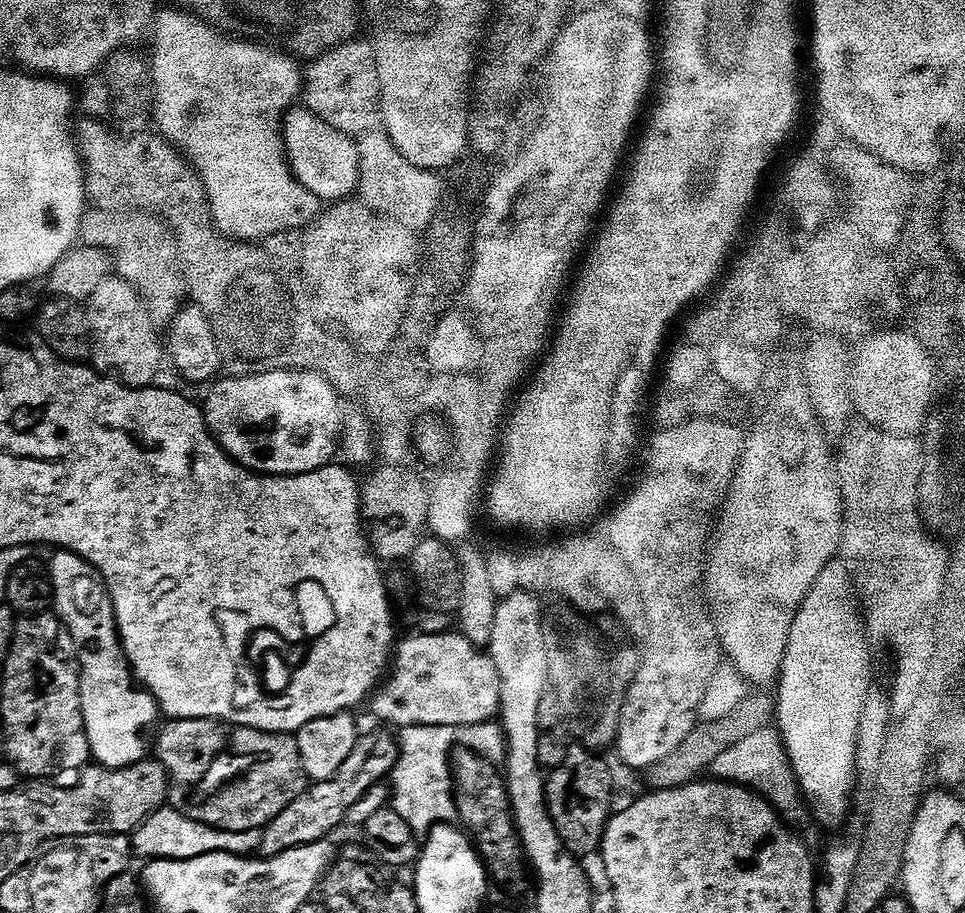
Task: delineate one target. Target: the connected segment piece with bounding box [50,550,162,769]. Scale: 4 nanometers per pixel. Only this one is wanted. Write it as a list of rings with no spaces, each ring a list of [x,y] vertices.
[[[57,551],[50,563],[54,612],[66,626],[70,638],[74,638],[76,659],[80,661],[80,697],[82,714],[86,722],[86,734],[92,751],[91,759],[97,765],[106,768],[129,768],[139,764],[150,752],[150,744],[144,741],[148,728],[157,727],[156,719],[161,719],[160,705],[150,693],[134,683],[132,667],[124,657],[124,647],[120,644],[120,635],[116,629],[116,615],[108,587],[81,556],[73,552]]]

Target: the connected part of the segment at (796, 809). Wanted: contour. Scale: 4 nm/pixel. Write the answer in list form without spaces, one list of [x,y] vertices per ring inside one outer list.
[[[779,727],[763,728],[758,730],[758,734],[745,738],[743,742],[737,742],[734,747],[724,751],[712,763],[710,772],[711,775],[716,775],[713,777],[717,781],[738,784],[741,788],[759,794],[789,828],[801,830],[800,828],[810,824],[808,806],[800,794],[800,787],[796,781],[784,739],[780,737]]]

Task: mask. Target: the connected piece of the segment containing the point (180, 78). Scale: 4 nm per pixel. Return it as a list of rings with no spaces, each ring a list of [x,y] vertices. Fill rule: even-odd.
[[[188,10],[180,12],[161,11],[154,20],[154,36],[156,32],[156,57],[151,57],[152,82],[156,86],[156,114],[154,124],[159,135],[163,136],[169,144],[175,146],[182,153],[185,160],[195,168],[200,180],[204,184],[204,189],[208,195],[208,206],[212,210],[212,223],[216,226],[216,231],[227,236],[229,240],[239,240],[241,242],[264,242],[270,236],[291,233],[291,228],[303,230],[320,215],[322,211],[322,201],[310,194],[306,186],[297,182],[292,175],[292,167],[288,164],[288,157],[284,154],[284,118],[290,109],[301,99],[305,73],[301,65],[293,57],[263,44],[254,44],[251,40],[241,40],[233,38],[225,33],[217,32],[210,24],[205,24],[199,16]]]

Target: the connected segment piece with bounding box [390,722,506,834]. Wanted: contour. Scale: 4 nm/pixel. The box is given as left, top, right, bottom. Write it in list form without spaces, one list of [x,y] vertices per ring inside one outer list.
[[[496,722],[468,727],[415,725],[399,733],[398,745],[397,764],[390,775],[390,804],[417,834],[427,834],[436,825],[457,819],[451,761],[457,745],[472,749],[489,762],[503,761],[506,756],[504,730]]]

